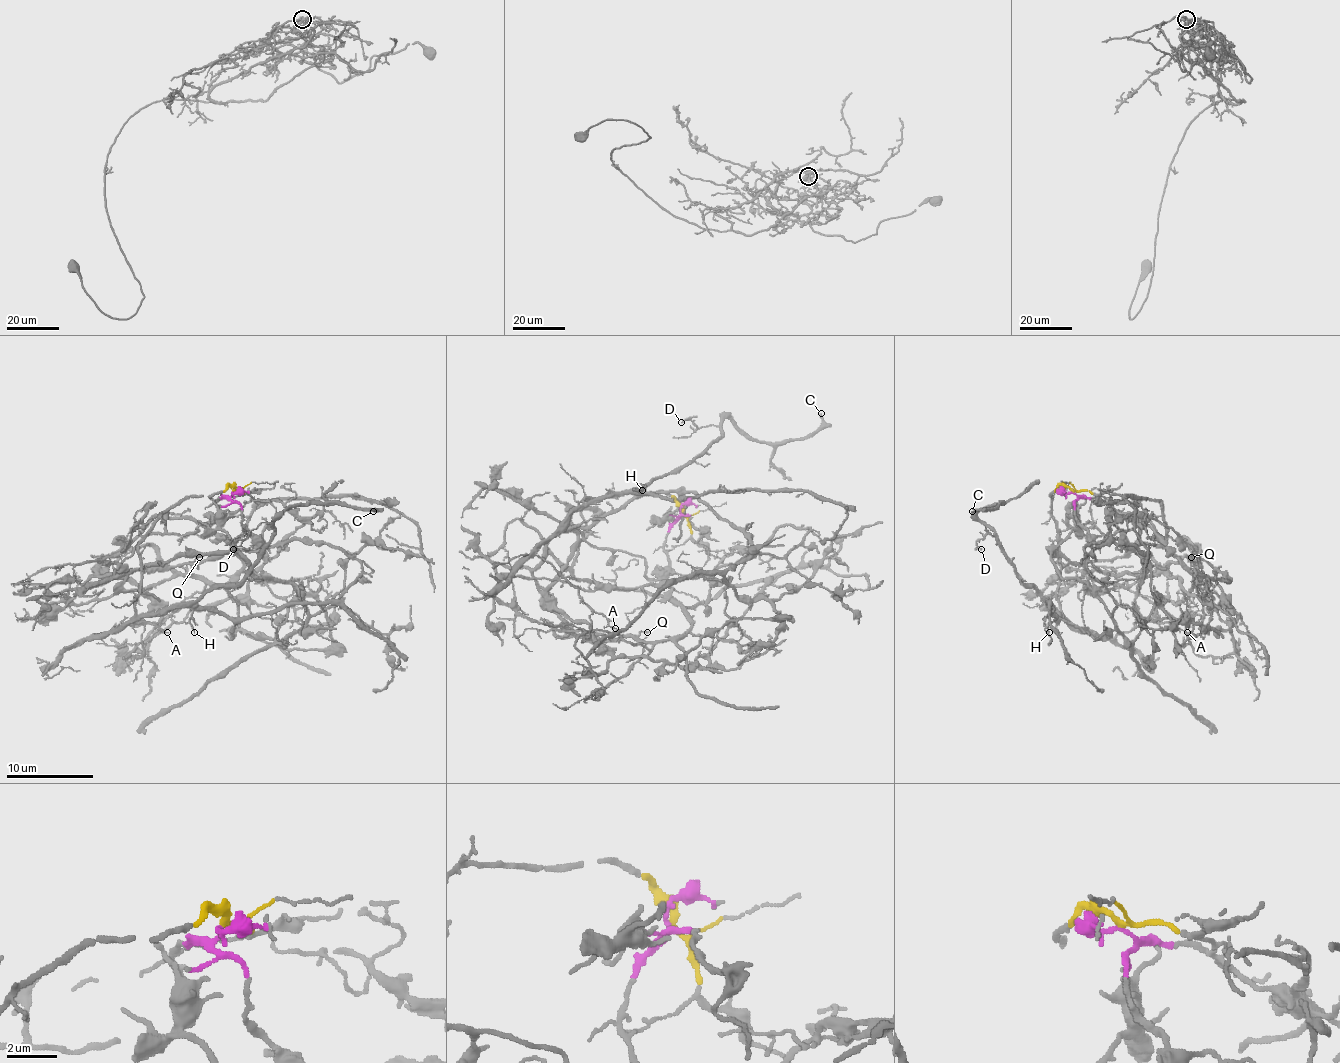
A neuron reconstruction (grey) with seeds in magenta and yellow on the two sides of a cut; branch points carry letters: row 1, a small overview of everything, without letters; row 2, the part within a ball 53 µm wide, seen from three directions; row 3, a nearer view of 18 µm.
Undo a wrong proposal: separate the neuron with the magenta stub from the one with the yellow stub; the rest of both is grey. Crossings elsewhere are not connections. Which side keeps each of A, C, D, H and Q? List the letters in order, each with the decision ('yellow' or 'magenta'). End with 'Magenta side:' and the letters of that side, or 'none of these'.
A: yellow
C: yellow
D: yellow
H: yellow
Q: magenta
Magenta side: Q

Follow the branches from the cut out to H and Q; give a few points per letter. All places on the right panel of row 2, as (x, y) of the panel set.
H: (1072, 491), (1059, 487), (1050, 495), (1061, 613), (1053, 607), (1048, 633)
Q: (1072, 491), (1107, 502), (1120, 513), (1135, 515), (1199, 585), (1201, 578), (1190, 563), (1192, 556)

